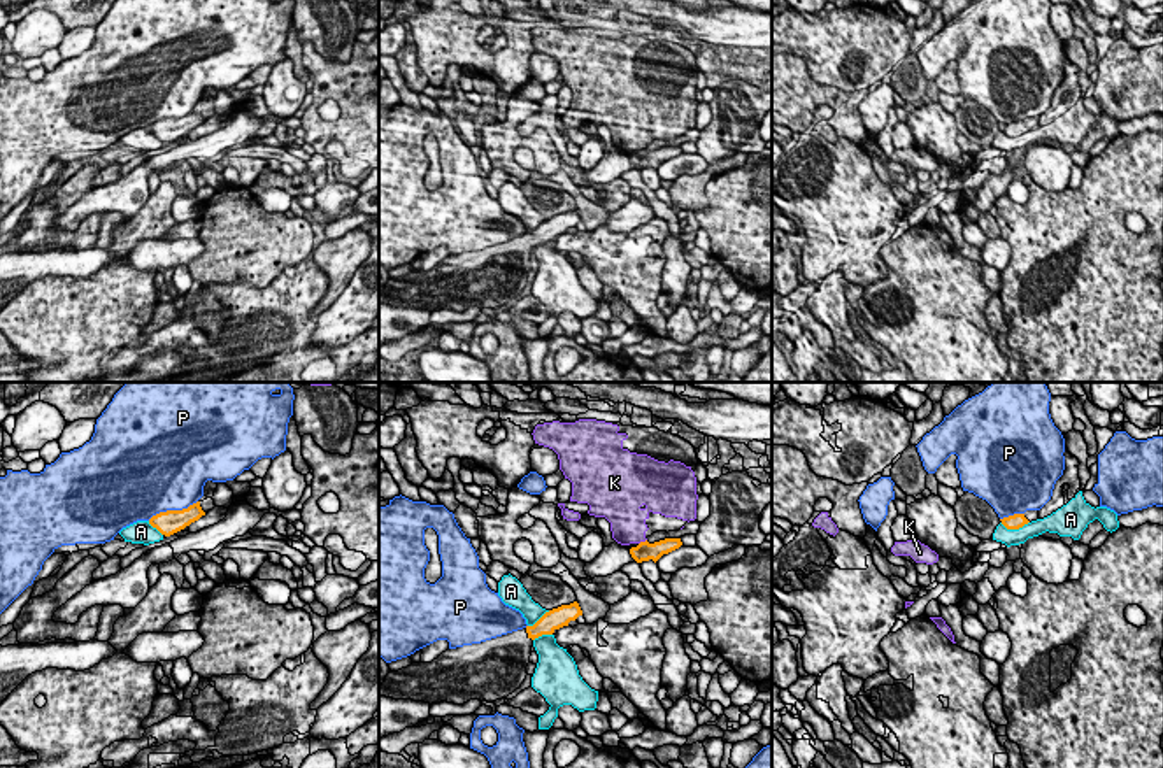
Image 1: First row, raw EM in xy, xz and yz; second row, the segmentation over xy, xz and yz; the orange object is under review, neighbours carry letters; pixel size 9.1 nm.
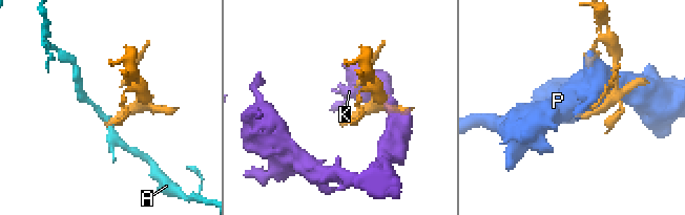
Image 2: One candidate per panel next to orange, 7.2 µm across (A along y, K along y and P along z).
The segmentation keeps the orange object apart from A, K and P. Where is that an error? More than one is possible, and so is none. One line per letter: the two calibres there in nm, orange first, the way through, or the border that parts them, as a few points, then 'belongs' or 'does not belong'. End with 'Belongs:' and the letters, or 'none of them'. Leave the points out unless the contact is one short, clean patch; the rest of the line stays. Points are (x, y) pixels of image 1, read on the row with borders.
A: calibres 140 and 160 nm; border yz (1028, 521), (1018, 528), (1006, 528), (1000, 523); does not belong
K: calibres 180 and 320 nm; does not belong
P: calibres 220 and 480 nm; does not belong
Belongs: none of them

